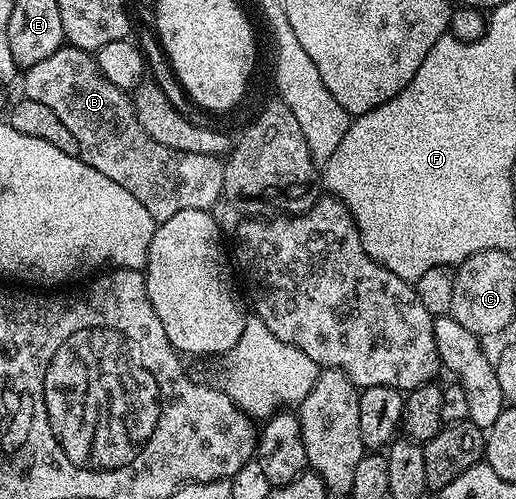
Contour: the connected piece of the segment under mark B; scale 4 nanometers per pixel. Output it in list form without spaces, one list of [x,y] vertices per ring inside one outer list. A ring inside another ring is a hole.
[[[64,46],[49,54],[49,58],[37,62],[37,66],[26,69],[22,76],[22,95],[28,100],[49,106],[49,110],[53,110],[53,114],[57,114],[57,118],[61,118],[61,122],[69,126],[73,138],[77,138],[79,159],[93,166],[93,170],[101,170],[105,178],[113,178],[117,186],[129,190],[129,194],[133,194],[133,198],[137,198],[137,202],[141,202],[141,206],[149,210],[155,221],[162,222],[173,218],[173,214],[181,214],[181,210],[206,212],[220,203],[223,194],[223,164],[220,157],[169,150],[169,146],[153,142],[153,138],[149,138],[149,134],[141,130],[128,93],[103,76],[92,53]]]

